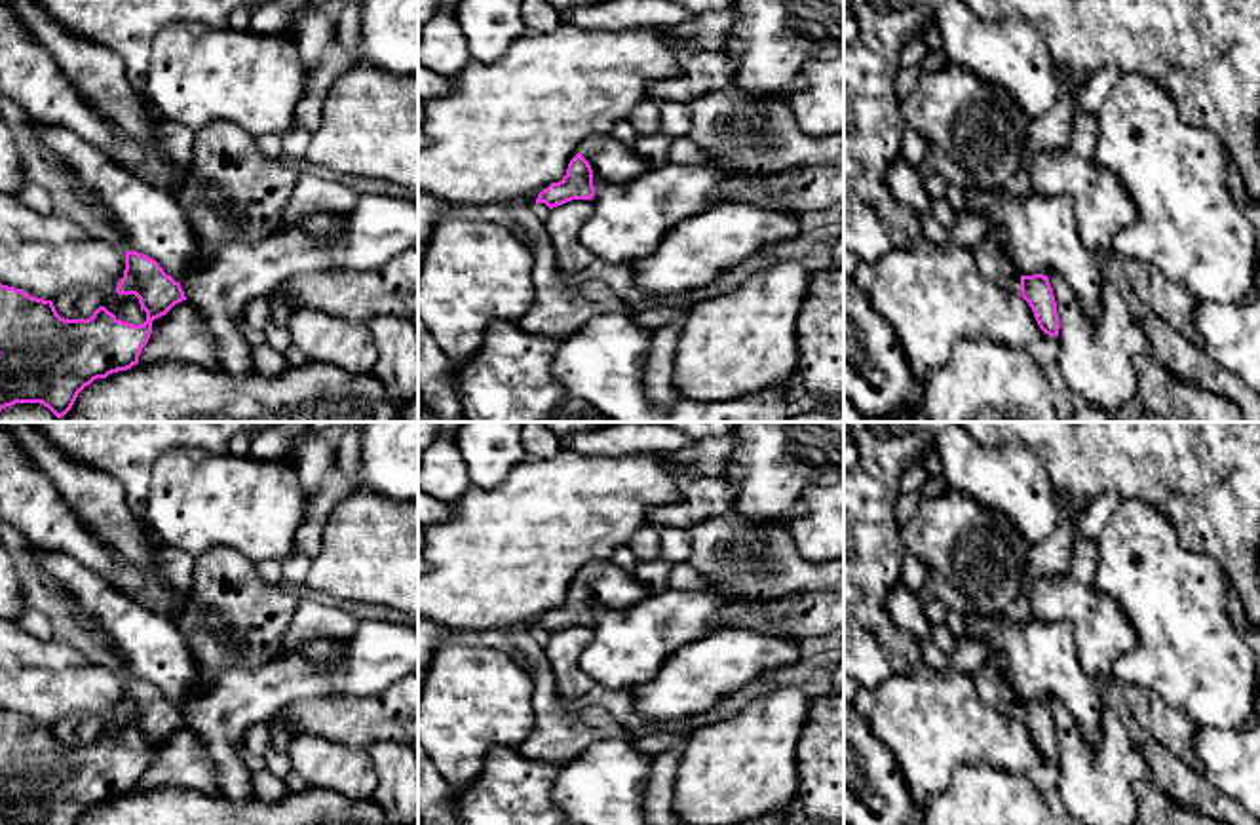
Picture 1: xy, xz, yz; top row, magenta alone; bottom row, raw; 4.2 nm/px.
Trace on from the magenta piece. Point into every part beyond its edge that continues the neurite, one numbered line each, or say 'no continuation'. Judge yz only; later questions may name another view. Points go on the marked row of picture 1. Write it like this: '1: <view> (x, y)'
1: yz (991, 259)

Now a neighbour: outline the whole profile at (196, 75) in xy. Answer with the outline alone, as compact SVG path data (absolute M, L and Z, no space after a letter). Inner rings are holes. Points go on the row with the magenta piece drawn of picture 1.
M173 23L152 40L144 93L165 120L192 131L224 120L249 131L283 135L306 87L306 67L293 34L257 34L201 23Z

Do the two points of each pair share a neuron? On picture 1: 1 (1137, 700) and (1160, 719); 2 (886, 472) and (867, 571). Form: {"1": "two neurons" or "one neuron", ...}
{"1": "one neuron", "2": "one neuron"}

